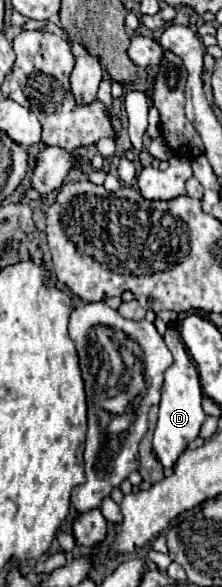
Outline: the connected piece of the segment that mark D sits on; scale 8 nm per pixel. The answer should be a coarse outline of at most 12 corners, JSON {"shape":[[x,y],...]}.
{"shape":[[179,329],[165,337],[153,451],[165,467],[199,435],[203,391]]}

